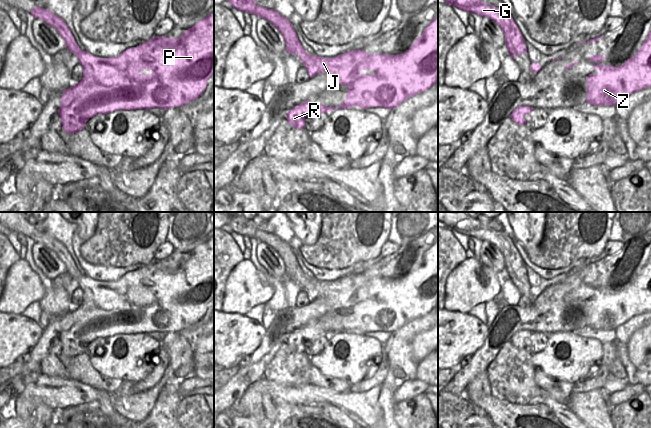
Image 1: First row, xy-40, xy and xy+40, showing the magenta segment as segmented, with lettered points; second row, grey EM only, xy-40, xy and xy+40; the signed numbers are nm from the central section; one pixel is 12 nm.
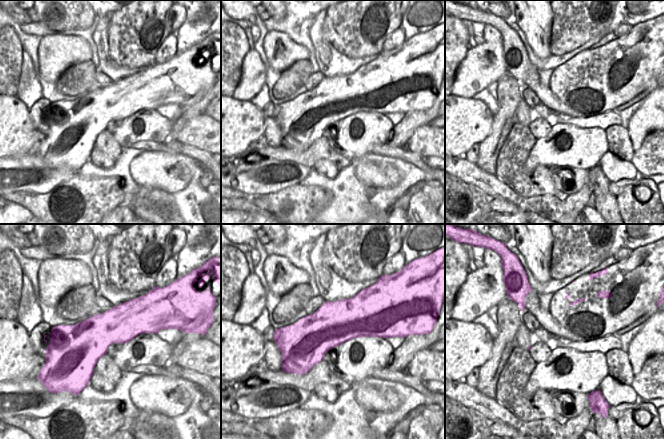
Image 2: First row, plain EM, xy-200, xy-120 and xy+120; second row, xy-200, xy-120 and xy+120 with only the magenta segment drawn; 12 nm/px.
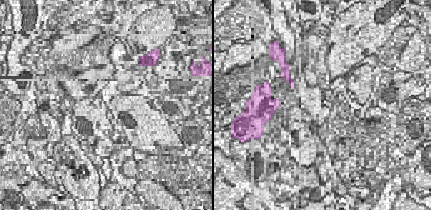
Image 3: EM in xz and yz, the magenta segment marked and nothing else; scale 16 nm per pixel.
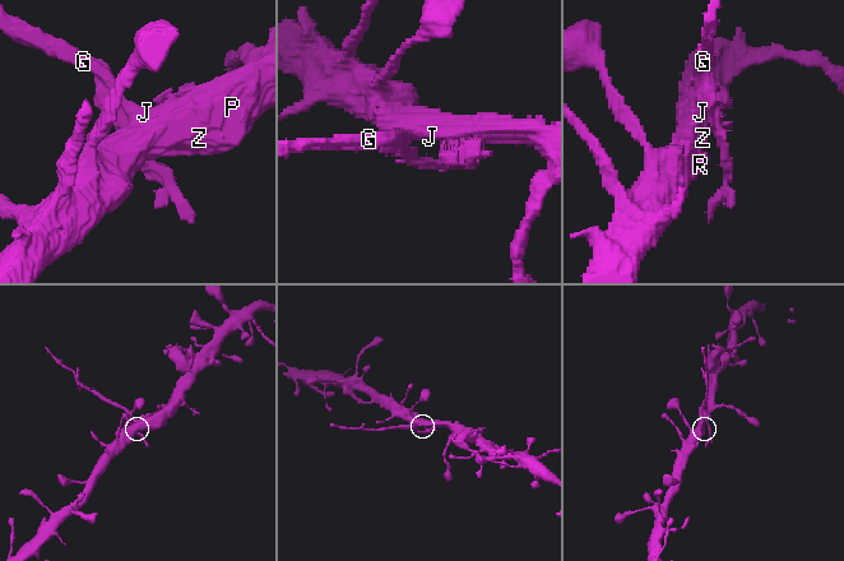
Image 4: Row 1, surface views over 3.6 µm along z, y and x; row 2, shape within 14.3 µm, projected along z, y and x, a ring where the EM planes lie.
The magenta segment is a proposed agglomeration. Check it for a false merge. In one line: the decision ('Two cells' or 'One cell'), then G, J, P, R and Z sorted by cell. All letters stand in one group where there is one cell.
Two cells. Groups: G / J P R Z

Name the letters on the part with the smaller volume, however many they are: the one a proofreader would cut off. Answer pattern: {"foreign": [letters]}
{"foreign": ["G"]}

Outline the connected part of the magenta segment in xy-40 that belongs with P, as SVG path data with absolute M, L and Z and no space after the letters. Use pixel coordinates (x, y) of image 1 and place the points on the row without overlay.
M214 236L185 254L179 263L155 260L142 269L127 273L117 281L95 281L87 275L82 275L76 265L66 272L78 281L79 287L83 290L82 304L63 316L58 334L63 354L74 358L83 354L86 346L97 338L108 338L116 334L149 334L154 331L171 333L200 321L209 302L214 298Z

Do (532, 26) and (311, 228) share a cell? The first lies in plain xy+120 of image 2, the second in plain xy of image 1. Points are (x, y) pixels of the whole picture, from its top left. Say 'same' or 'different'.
same

